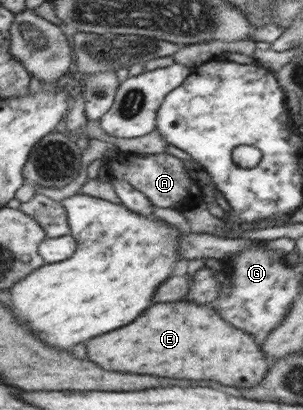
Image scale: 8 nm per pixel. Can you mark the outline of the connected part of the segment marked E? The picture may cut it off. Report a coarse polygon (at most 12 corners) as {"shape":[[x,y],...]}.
{"shape":[[196,302],[86,342],[120,372],[250,388],[268,360]]}

